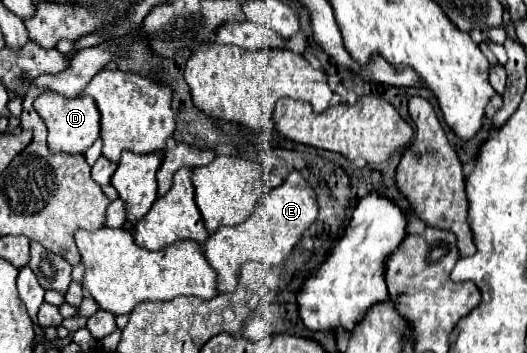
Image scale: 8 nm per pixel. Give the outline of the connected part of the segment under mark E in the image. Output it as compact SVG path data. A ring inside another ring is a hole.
M299 172L289 174L289 178L275 190L265 192L265 196L255 206L255 212L237 226L221 226L203 244L207 264L217 272L217 292L225 294L235 290L237 276L241 274L241 264L261 262L265 266L281 264L299 242L301 234L317 220L317 200L313 188L303 180Z

